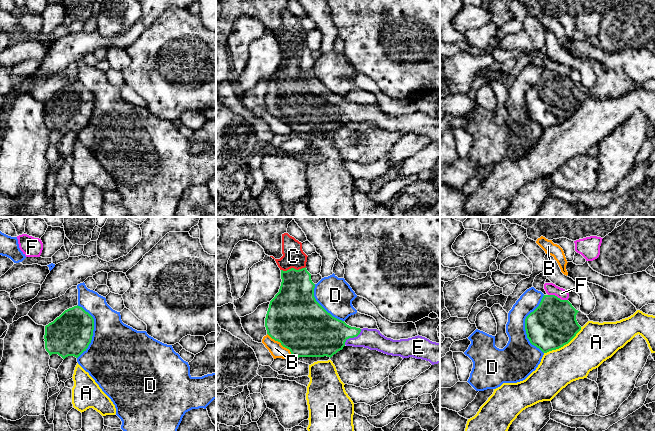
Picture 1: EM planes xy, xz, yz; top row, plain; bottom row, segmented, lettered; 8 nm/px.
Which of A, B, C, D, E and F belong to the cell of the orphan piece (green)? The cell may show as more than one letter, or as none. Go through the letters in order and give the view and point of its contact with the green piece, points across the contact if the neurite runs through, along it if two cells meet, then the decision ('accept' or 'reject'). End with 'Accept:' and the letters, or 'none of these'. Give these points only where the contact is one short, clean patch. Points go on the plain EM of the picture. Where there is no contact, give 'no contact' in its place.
A: meets green in yz at (563, 121); reject
B: meets green in xz at (280, 118); reject
C: meets green in xz at (293, 44); runs through xz (295, 75), (293, 44), (293, 32); accept
D: meets green in yz at (525, 101); reject
E: meets green in xz at (352, 113); runs through xz (321, 110), (344, 110), (352, 113), (372, 115); accept
F: meets green in yz at (557, 73); border along yz (548, 70), (554, 70), (561, 75), (567, 76); reject
Accept: C, E

